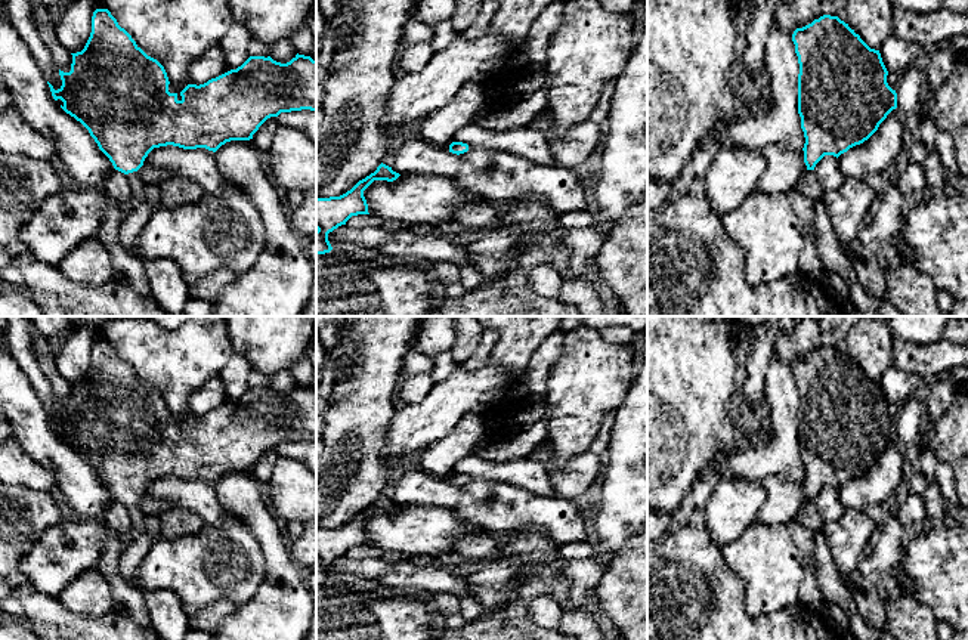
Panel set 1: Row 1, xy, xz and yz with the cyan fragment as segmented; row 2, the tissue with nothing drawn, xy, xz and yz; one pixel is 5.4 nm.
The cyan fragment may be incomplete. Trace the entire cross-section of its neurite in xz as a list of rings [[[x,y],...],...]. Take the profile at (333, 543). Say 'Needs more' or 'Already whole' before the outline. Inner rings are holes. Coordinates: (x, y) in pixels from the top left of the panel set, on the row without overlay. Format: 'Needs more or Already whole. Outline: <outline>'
Already whole. Outline: [[[380,495],[374,504],[359,511],[350,522],[340,528],[316,529],[316,585],[325,585],[333,581],[328,565],[337,560],[352,547],[369,545],[364,522],[374,511],[393,513],[401,505],[392,498]]]

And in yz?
Already whole. Outline: [[[823,346],[792,365],[798,387],[798,445],[804,463],[804,494],[814,501],[825,486],[839,488],[868,472],[897,439],[897,424],[887,414],[879,381],[870,380],[838,347]]]

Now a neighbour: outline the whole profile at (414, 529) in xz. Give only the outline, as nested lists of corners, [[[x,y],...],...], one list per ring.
[[[401,505],[396,511],[374,511],[365,522],[368,544],[386,551],[398,551],[409,556],[429,556],[434,562],[455,560],[454,544],[460,537],[479,534],[479,526],[460,514],[440,507]]]

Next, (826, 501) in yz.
[[[825,486],[813,503],[825,523],[838,520],[847,510],[839,501],[838,489],[834,486]]]

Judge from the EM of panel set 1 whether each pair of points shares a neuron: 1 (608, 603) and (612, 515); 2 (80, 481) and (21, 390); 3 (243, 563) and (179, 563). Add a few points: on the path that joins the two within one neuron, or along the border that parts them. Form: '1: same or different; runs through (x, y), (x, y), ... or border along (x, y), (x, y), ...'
1: different; border along (631, 537), (611, 557)
2: same; runs through (59, 458), (34, 433), (33, 413)
3: same; runs through (226, 563), (195, 563)

